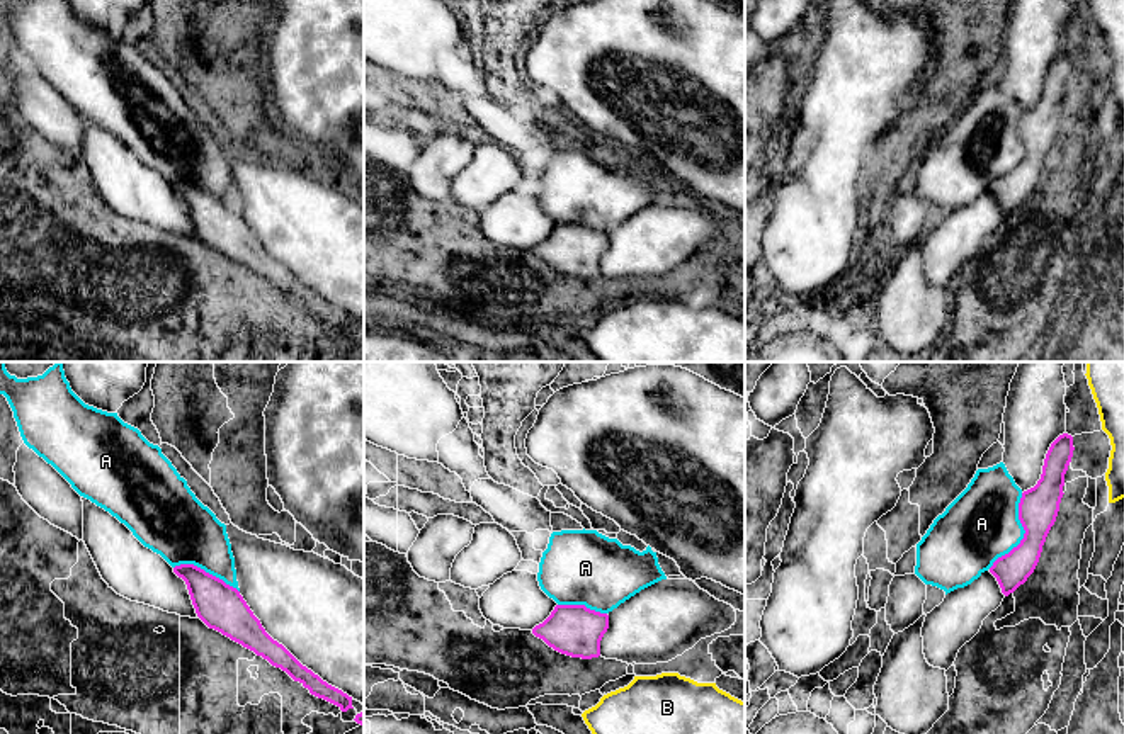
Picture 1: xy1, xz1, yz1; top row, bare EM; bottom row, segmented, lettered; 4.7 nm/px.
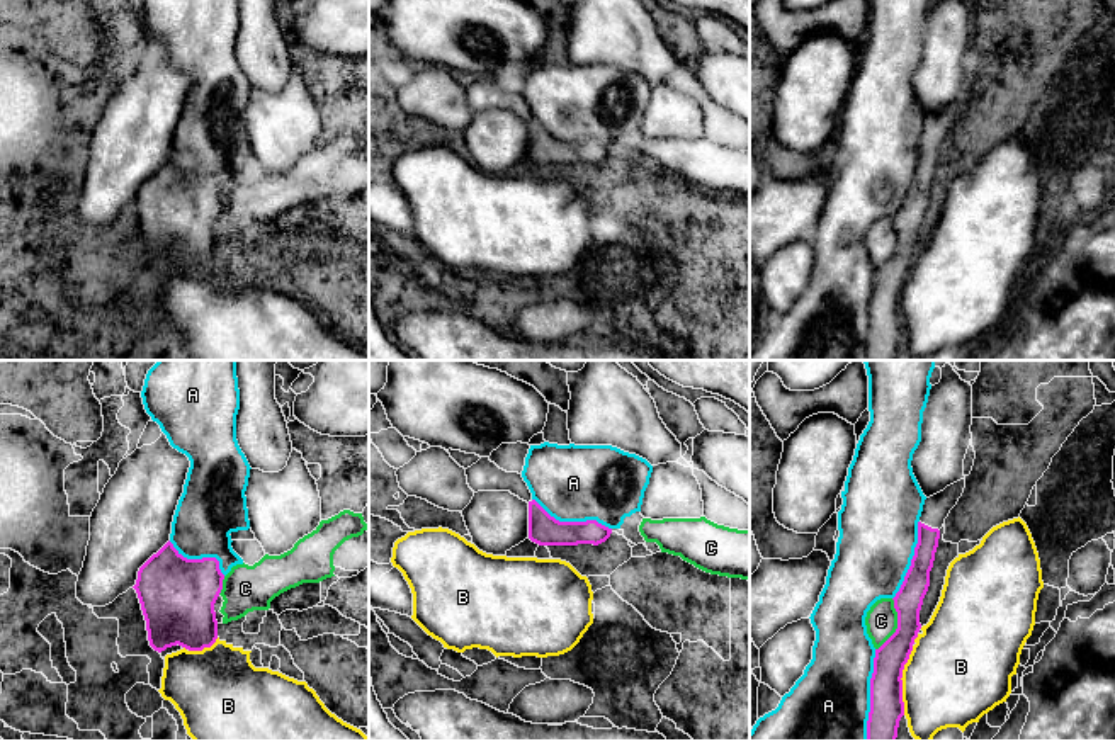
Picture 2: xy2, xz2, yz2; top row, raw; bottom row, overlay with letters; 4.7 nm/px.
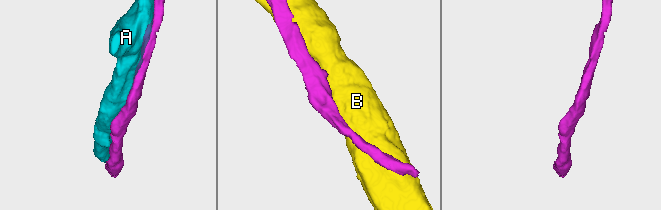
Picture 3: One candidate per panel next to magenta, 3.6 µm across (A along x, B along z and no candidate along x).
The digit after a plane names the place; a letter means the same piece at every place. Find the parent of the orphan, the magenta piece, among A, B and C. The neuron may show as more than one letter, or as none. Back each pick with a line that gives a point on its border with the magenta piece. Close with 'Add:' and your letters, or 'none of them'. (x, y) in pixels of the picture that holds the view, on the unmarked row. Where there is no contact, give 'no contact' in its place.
Add: none of them

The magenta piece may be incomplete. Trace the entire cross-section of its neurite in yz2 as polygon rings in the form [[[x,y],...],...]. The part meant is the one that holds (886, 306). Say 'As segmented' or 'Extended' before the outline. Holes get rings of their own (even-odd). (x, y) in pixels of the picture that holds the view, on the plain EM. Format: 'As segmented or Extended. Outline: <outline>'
Extended. Outline: [[[960,99],[925,119],[914,175],[899,211],[892,218],[897,231],[897,248],[875,269],[867,360],[896,360],[897,357],[899,340],[904,335],[903,289],[921,248],[920,229],[930,206],[940,148],[962,116],[964,107],[965,99]]]

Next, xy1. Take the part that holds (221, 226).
As segmented. Outline: [[[194,184],[175,185],[173,192],[185,200],[196,233],[209,248],[262,275],[342,331],[354,328],[352,316],[323,301],[265,251],[236,207]]]

